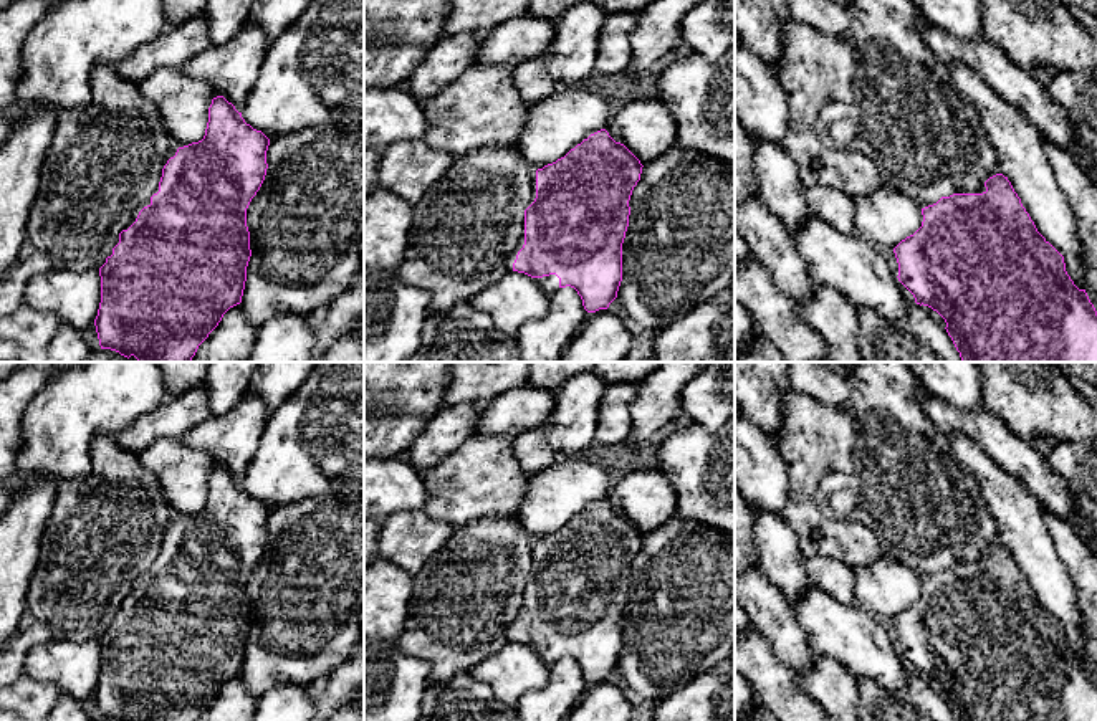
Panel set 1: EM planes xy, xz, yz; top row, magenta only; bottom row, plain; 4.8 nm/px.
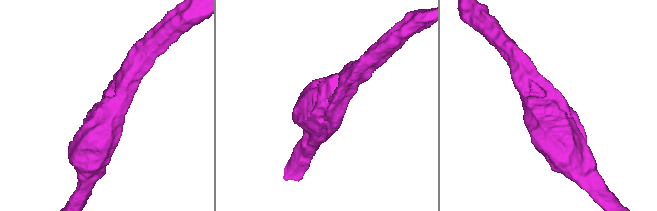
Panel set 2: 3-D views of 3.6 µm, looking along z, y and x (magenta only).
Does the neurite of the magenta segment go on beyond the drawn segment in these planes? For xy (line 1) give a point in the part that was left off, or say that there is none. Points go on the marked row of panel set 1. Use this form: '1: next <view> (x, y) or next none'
1: next none

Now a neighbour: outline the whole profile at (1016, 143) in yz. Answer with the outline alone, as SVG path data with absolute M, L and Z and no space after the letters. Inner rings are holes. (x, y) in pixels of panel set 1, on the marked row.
M946 60L953 88L975 104L1003 174L1037 232L1062 256L1066 271L1084 289L1085 265L1072 207L1057 182L1044 137L1014 104L1006 103L968 66Z

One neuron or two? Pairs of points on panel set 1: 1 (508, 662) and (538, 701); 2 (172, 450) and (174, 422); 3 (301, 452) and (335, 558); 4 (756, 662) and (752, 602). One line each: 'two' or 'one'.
1: two
2: two
3: two
4: two

